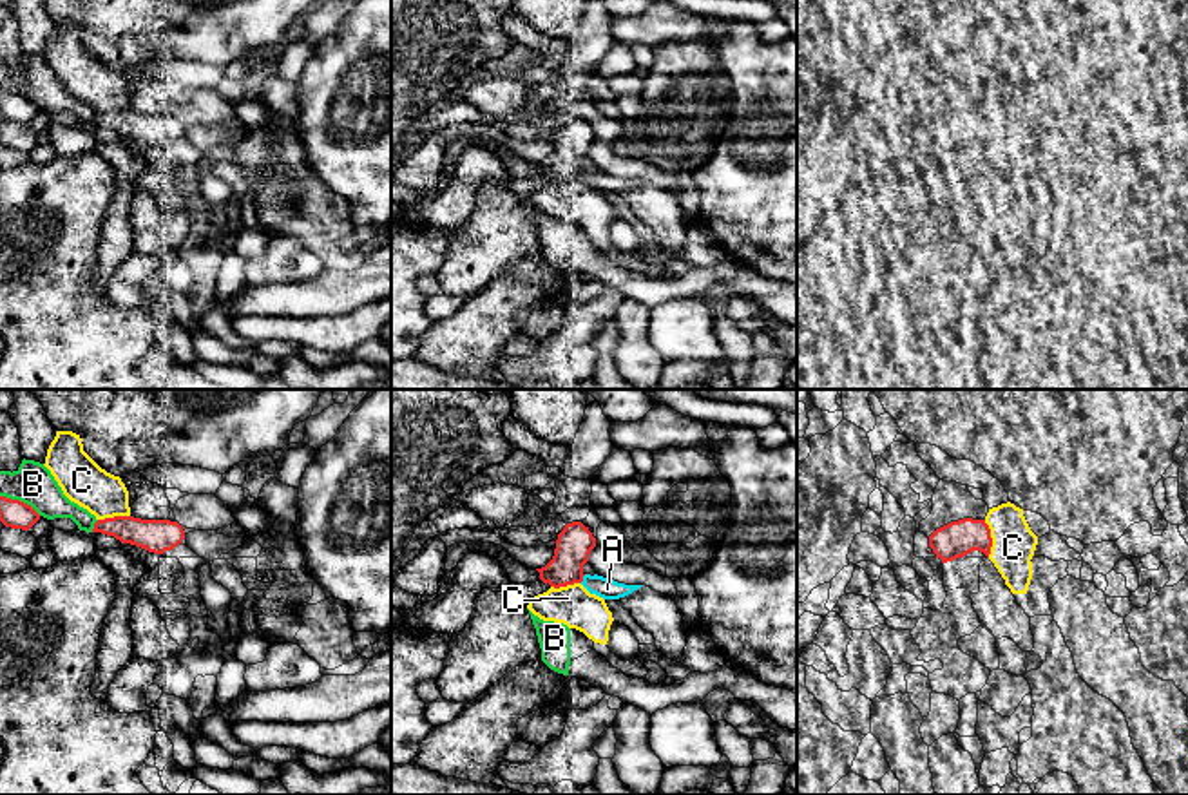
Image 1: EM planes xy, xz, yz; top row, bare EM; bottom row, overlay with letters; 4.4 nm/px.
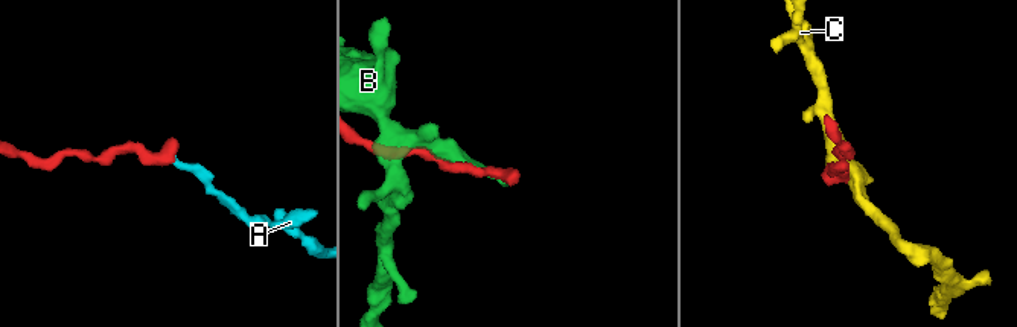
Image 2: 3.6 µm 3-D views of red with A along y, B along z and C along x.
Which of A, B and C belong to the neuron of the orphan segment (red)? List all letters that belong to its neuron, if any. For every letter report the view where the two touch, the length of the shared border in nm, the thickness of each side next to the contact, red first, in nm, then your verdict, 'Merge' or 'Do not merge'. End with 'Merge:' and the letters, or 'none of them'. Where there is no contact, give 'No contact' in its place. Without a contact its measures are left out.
A: Touches red in xz. Shared border 50 nm. Thickness 160 nm (red) against 90 nm. Merge
B: Touches red in xy. Shared border 200 nm. Thickness 130 nm (red) against 190 nm. Do not merge
C: Touches red in yz. Shared border 170 nm. Thickness 160 nm (red) against 190 nm. Do not merge
Merge: A

